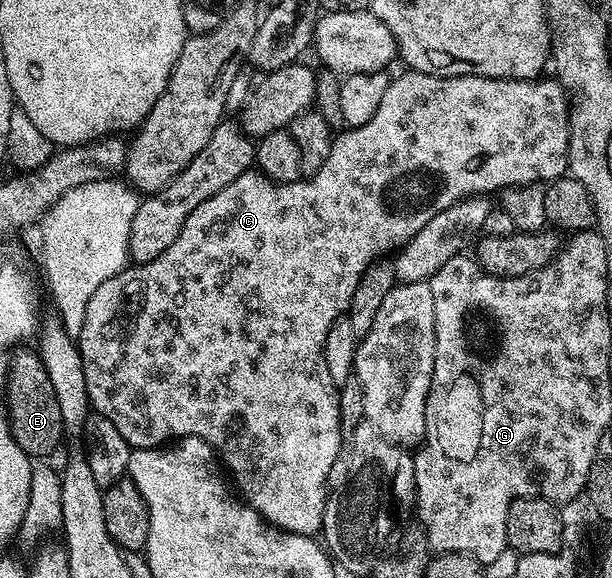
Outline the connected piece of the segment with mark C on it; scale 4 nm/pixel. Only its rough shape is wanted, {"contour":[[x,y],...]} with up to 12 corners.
{"contour":[[392,76],[242,173],[77,339],[132,449],[314,538],[369,266],[568,172],[558,80]]}

